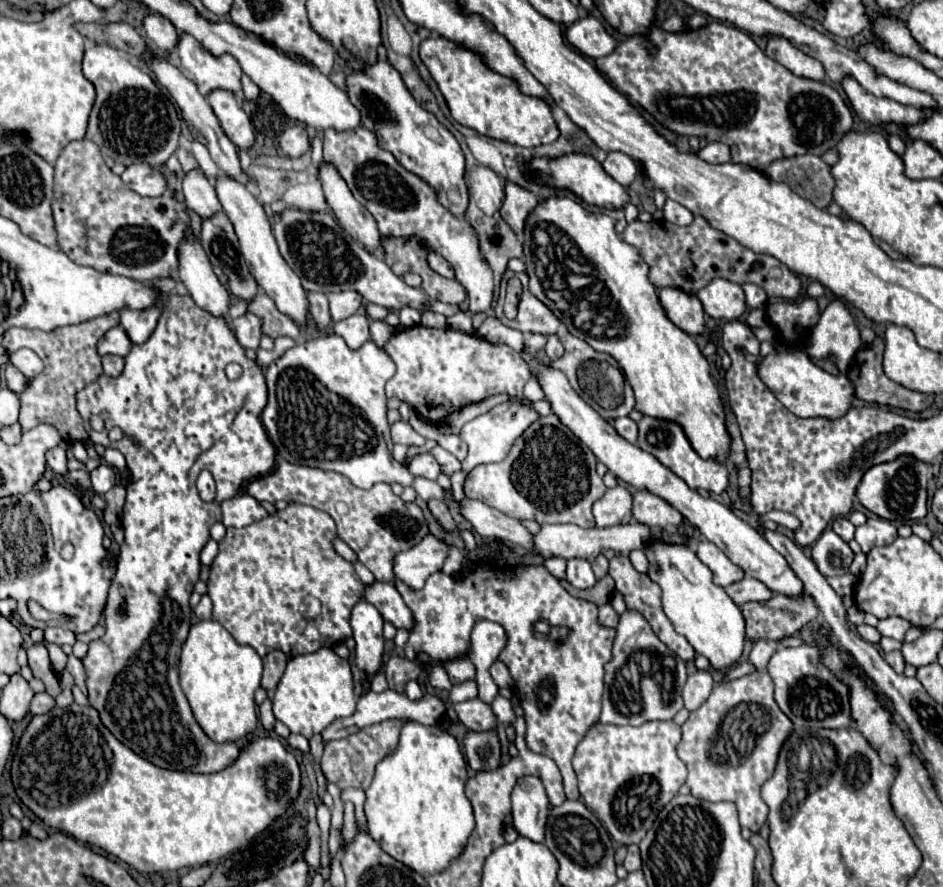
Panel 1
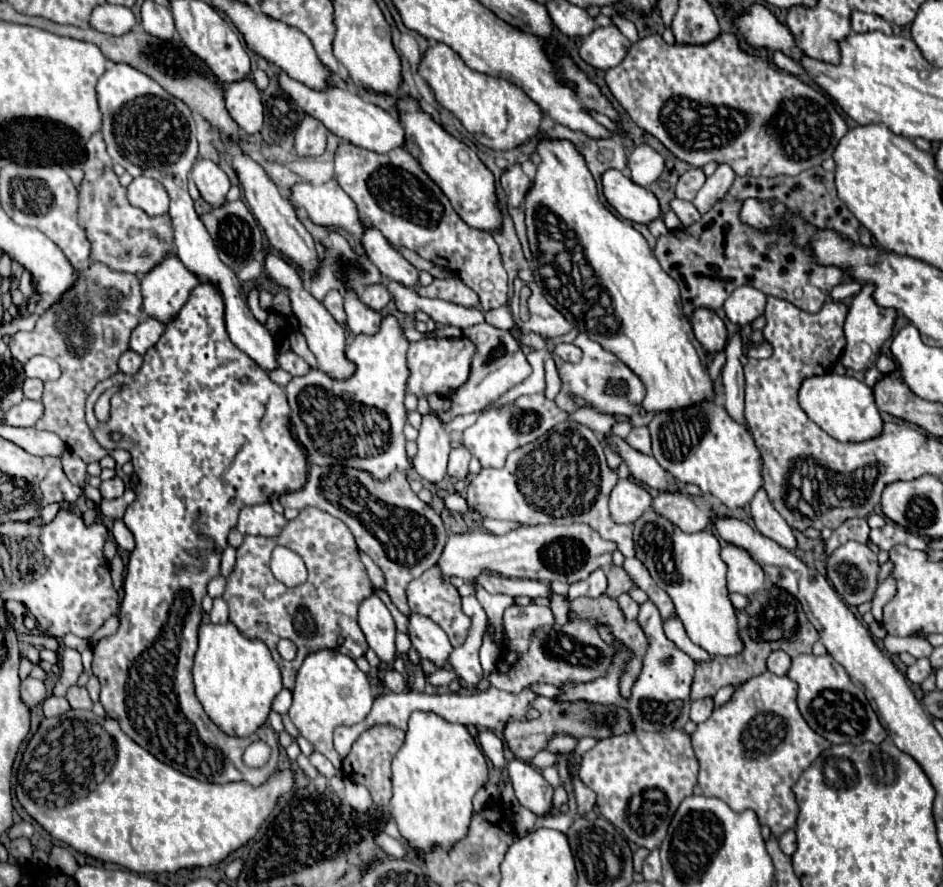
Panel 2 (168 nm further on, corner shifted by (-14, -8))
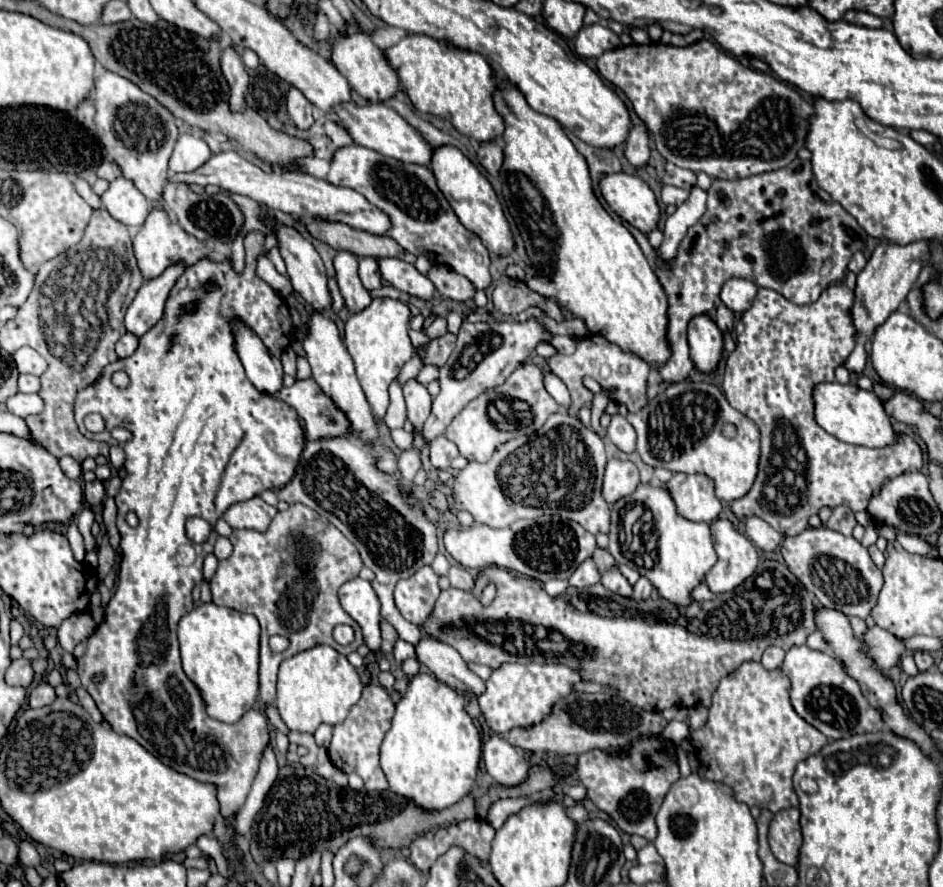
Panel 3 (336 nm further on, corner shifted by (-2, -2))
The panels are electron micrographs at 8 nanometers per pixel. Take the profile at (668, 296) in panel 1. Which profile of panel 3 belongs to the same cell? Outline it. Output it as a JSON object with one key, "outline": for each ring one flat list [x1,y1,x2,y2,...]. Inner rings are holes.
{"outline":[[698,315,688,325,690,359,702,373,714,373,722,357,722,333,708,315]]}

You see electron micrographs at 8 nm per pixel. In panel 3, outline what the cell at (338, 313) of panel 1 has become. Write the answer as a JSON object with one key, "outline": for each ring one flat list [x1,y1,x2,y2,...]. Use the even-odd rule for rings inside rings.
{"outline":[[362,257,360,259,360,279,366,289,378,289,382,285,376,257]]}

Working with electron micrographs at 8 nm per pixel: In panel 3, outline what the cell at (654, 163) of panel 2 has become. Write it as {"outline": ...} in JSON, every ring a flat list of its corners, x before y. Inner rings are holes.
{"outline":[[644,123,632,127,624,149,626,149,628,161,630,161,634,167,646,165,646,161,648,161,648,157,650,157,650,133,648,133,648,127,646,127]]}

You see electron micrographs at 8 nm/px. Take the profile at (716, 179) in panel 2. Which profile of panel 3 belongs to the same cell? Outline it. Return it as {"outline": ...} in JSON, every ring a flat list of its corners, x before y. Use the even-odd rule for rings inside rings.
{"outline":[[694,187,688,201,684,201,676,209,676,213,666,219,664,241,658,249,664,269,672,269,670,261,676,257,676,251,678,251,682,239,686,237,686,231,704,215,704,211,706,211,706,191,702,191,700,187]]}

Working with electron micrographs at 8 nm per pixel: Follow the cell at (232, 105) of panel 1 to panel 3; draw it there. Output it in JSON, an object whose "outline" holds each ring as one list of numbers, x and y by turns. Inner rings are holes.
{"outline":[[226,47,222,51,220,57,220,65,222,65,222,73,232,89,232,97,230,97,230,109,244,109,244,95,248,89,248,73,244,69,242,57,234,47]]}

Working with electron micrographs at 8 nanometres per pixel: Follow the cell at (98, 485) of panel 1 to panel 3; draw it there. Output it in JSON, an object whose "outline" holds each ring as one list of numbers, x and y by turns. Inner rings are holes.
{"outline":[[98,479,84,485,84,499,88,501,90,507,102,503,102,499,104,499,104,487,102,487,102,483]]}

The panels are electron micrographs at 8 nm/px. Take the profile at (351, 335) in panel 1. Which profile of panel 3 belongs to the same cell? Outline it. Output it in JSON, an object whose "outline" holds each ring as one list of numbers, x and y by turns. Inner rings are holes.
{"outline":[[338,251,334,259,336,279,338,287,342,291,342,297,346,301,346,307,352,311,362,311,366,305,370,305,372,297,364,289,360,277,358,277,358,259,350,251]]}

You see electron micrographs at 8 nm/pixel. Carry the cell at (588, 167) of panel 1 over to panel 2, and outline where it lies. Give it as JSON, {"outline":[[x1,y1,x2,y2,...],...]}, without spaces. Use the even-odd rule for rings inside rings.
{"outline":[[610,169,602,175,602,191,610,207,628,221,648,225,660,215,660,205,654,193,646,187,638,187,620,171]]}

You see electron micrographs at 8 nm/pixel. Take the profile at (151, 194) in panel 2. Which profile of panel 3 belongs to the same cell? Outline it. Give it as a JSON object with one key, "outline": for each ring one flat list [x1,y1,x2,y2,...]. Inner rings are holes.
{"outline":[[124,177,110,183,108,191,102,195,102,203,116,221,128,227,140,227,152,207,152,203,134,187,134,183,126,181]]}

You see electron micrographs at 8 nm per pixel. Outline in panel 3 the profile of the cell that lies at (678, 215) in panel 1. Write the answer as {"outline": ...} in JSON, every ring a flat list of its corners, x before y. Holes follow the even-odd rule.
{"outline":[[672,185,662,187,662,201,666,205,682,205,690,197,690,189,680,189]]}

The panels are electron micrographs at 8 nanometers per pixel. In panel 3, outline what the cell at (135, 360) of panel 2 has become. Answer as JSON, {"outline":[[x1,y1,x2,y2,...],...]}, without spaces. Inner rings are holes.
{"outline":[[124,333,120,337,120,341,116,343,116,355,118,357,128,357,136,351,136,347,138,347,138,337,134,333]]}

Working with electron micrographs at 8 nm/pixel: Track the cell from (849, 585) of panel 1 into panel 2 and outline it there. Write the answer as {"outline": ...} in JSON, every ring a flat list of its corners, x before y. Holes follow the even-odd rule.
{"outline":[[850,519,846,521,844,525,840,525,832,537,826,541,824,545,824,555,829,555,836,549,840,547,844,541,858,541,860,543,866,543,868,541,868,533,870,533,870,527,866,523,866,519]]}

